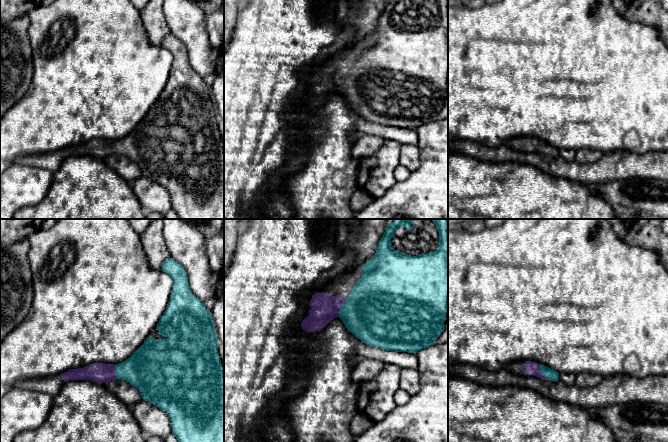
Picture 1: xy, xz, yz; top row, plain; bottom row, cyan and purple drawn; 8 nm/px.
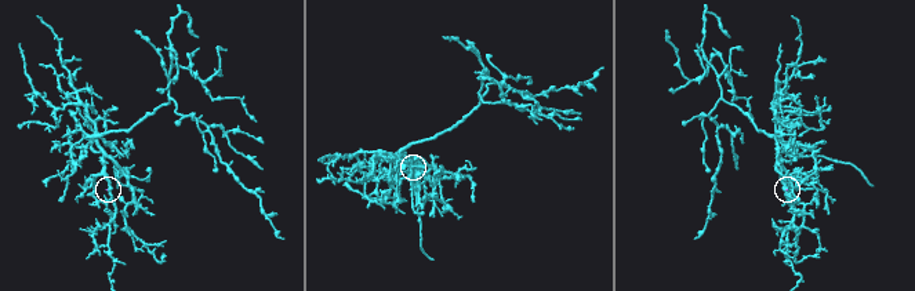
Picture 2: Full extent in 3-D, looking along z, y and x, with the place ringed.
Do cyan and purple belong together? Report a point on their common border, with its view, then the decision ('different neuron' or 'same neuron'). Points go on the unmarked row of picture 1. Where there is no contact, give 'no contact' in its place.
meets cyan in xz at (341, 83); same neuron

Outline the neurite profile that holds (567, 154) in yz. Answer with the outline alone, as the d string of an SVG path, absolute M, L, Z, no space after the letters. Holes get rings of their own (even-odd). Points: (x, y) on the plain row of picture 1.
M559 149L559 156L566 161L573 161L575 159L576 151L573 149Z

